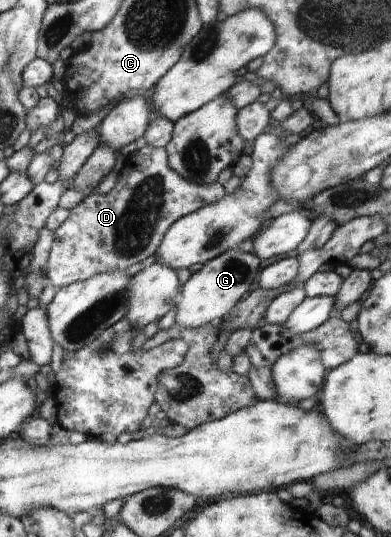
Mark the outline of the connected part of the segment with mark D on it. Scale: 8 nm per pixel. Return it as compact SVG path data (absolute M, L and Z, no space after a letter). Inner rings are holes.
M148 144L133 153L119 173L117 184L107 194L87 195L54 233L54 242L47 260L48 281L56 289L64 288L79 280L87 280L97 274L111 274L115 270L126 270L131 265L143 262L159 250L161 240L177 220L199 211L207 204L219 202L226 192L217 181L213 184L193 184L177 174L168 164L167 150Z

